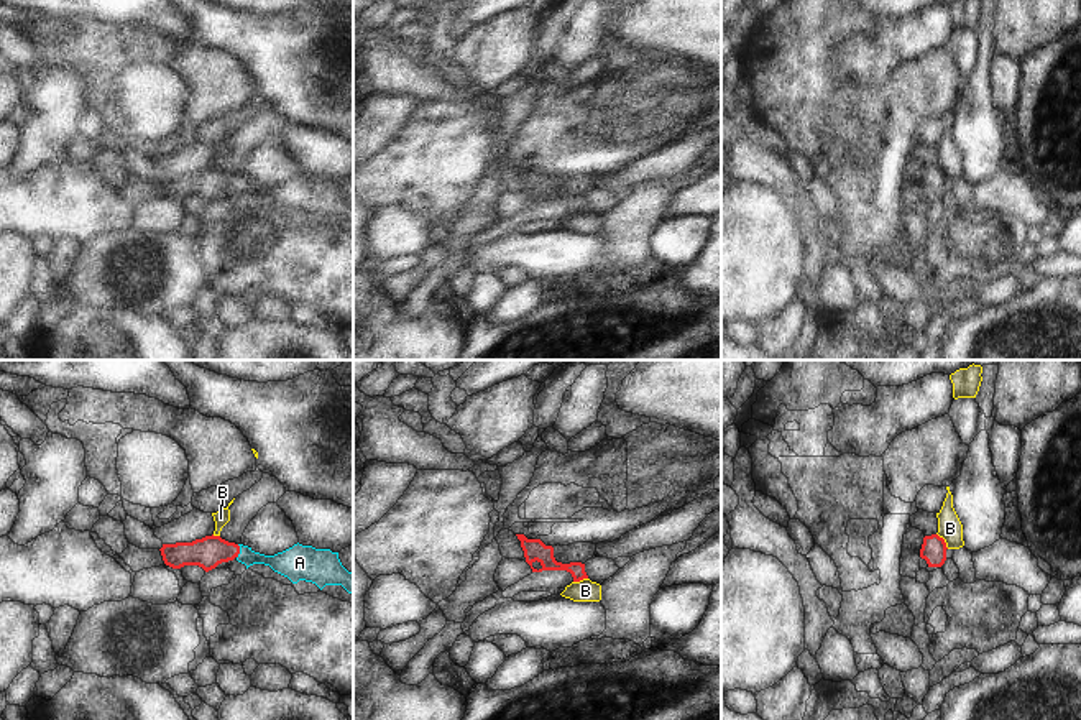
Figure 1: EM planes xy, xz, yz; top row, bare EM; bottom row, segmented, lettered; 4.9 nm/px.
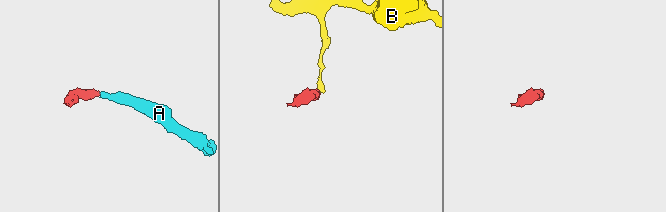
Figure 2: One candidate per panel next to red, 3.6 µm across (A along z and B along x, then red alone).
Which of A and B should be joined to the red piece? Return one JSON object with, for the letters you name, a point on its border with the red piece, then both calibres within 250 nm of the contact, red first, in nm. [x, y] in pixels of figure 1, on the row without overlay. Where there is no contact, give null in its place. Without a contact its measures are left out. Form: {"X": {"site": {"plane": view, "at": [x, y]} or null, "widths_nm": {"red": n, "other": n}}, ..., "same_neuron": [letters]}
{"A": {"site": {"plane": "xy", "at": [239, 183]}, "widths_nm": {"red": 160, "other": 130}}, "same_neuron": ["A"]}

